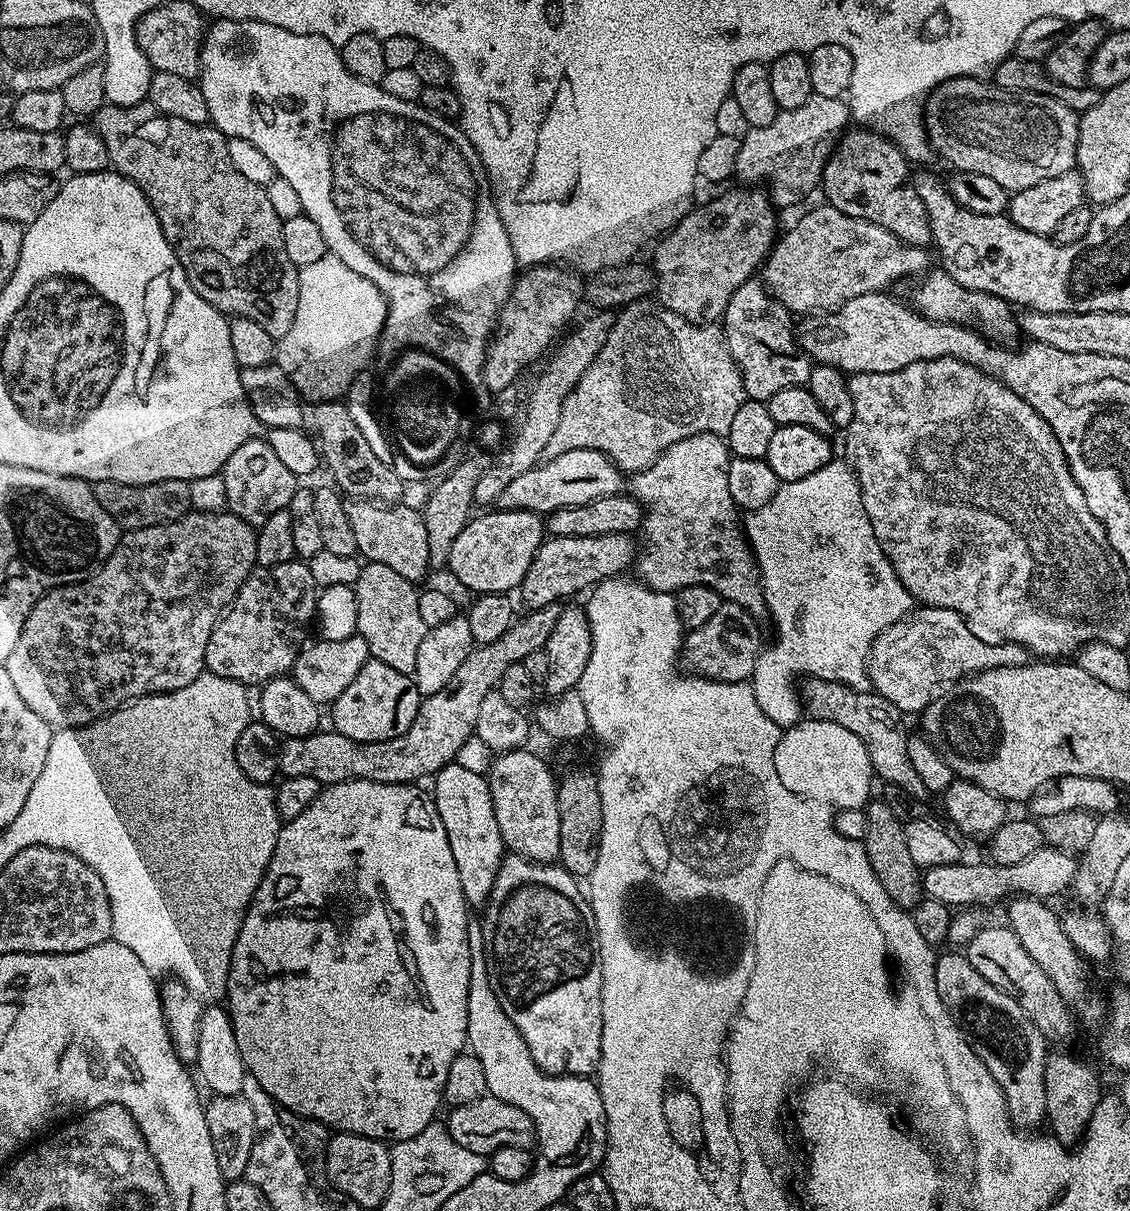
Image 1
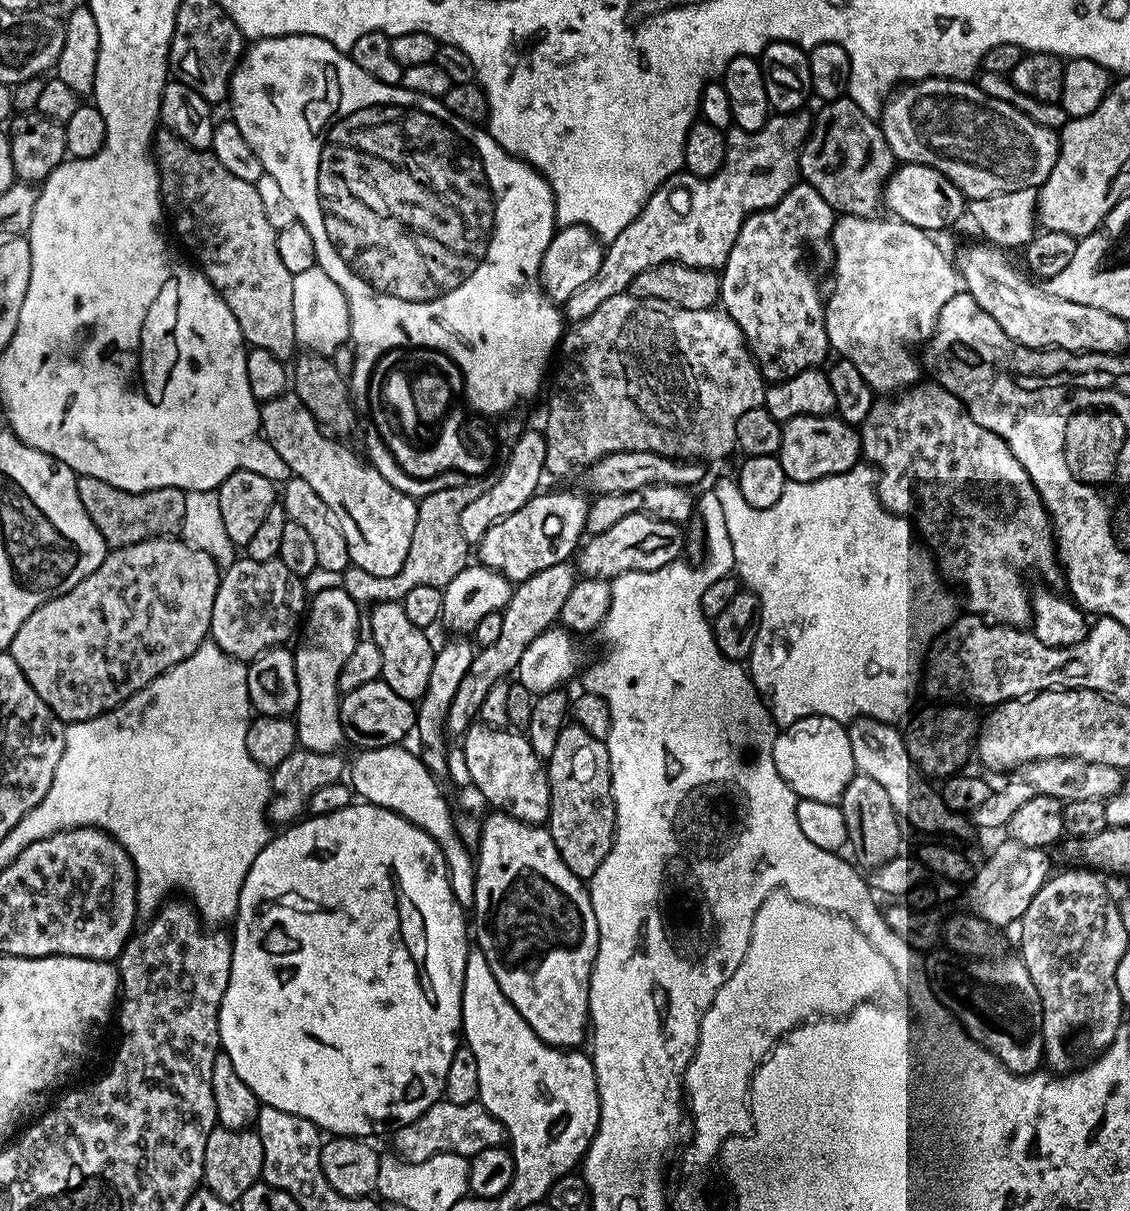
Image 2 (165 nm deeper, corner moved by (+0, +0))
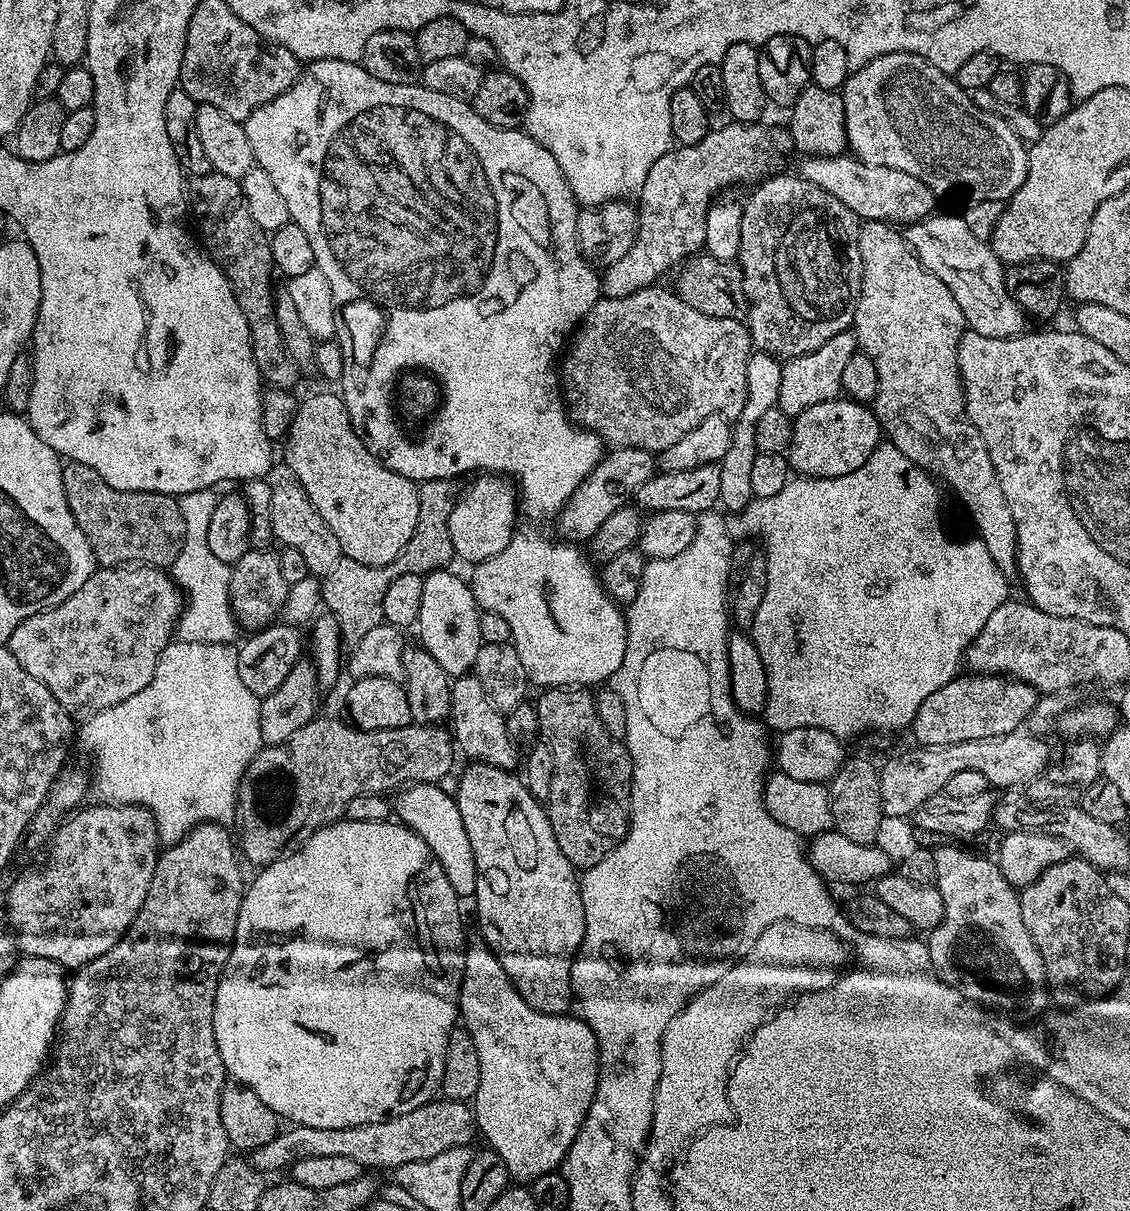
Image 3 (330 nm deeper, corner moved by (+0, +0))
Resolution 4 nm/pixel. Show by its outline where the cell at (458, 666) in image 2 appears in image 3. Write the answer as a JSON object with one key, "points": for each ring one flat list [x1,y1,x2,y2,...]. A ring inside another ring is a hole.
{"points":[[452,570,429,572,422,586,422,610,418,621,419,643,446,670,450,678,467,676,476,667,478,650,484,643,480,629,481,609,478,607,472,585,467,579,455,576]]}

